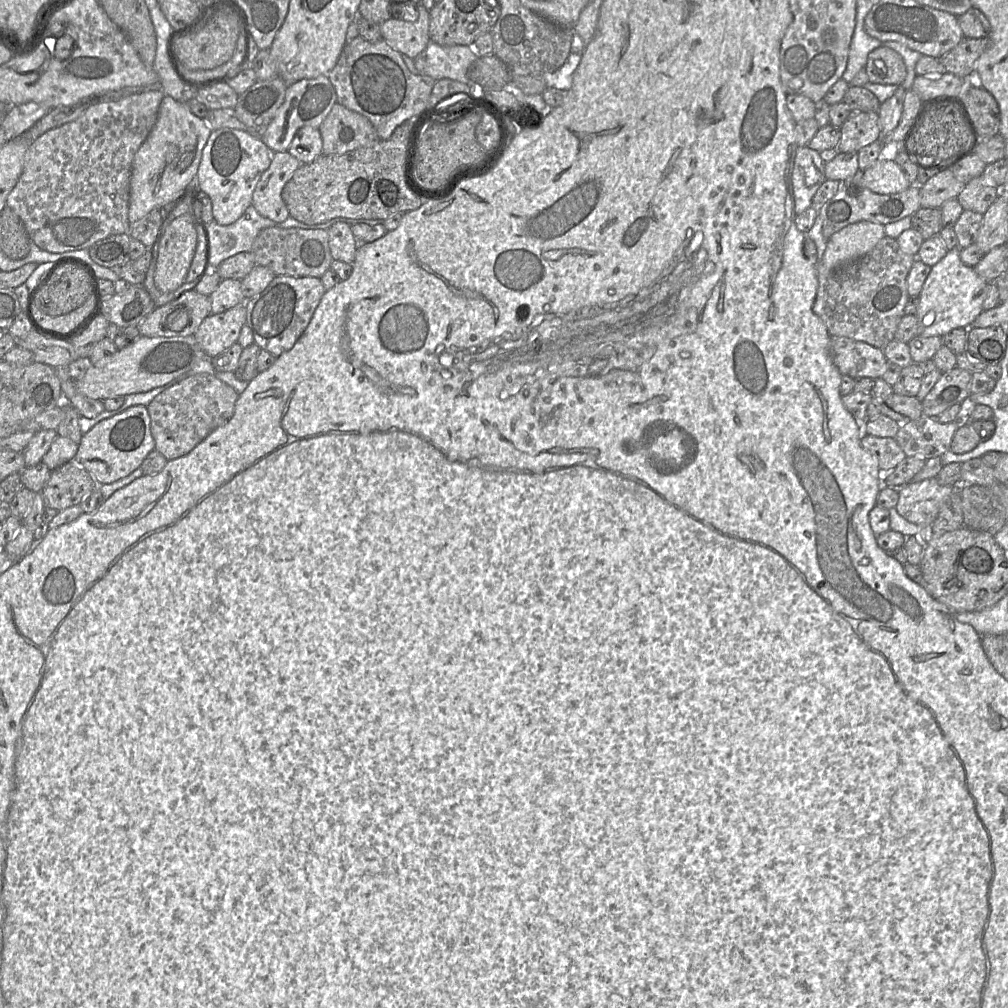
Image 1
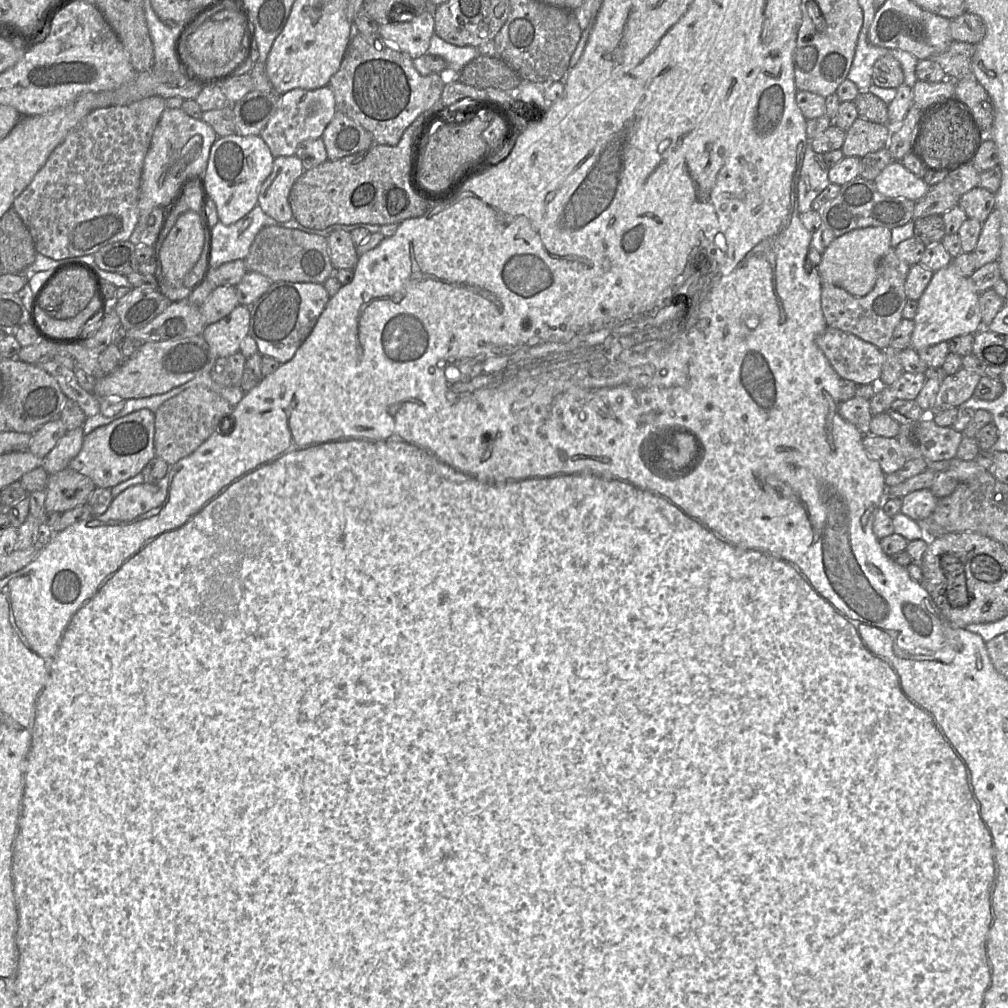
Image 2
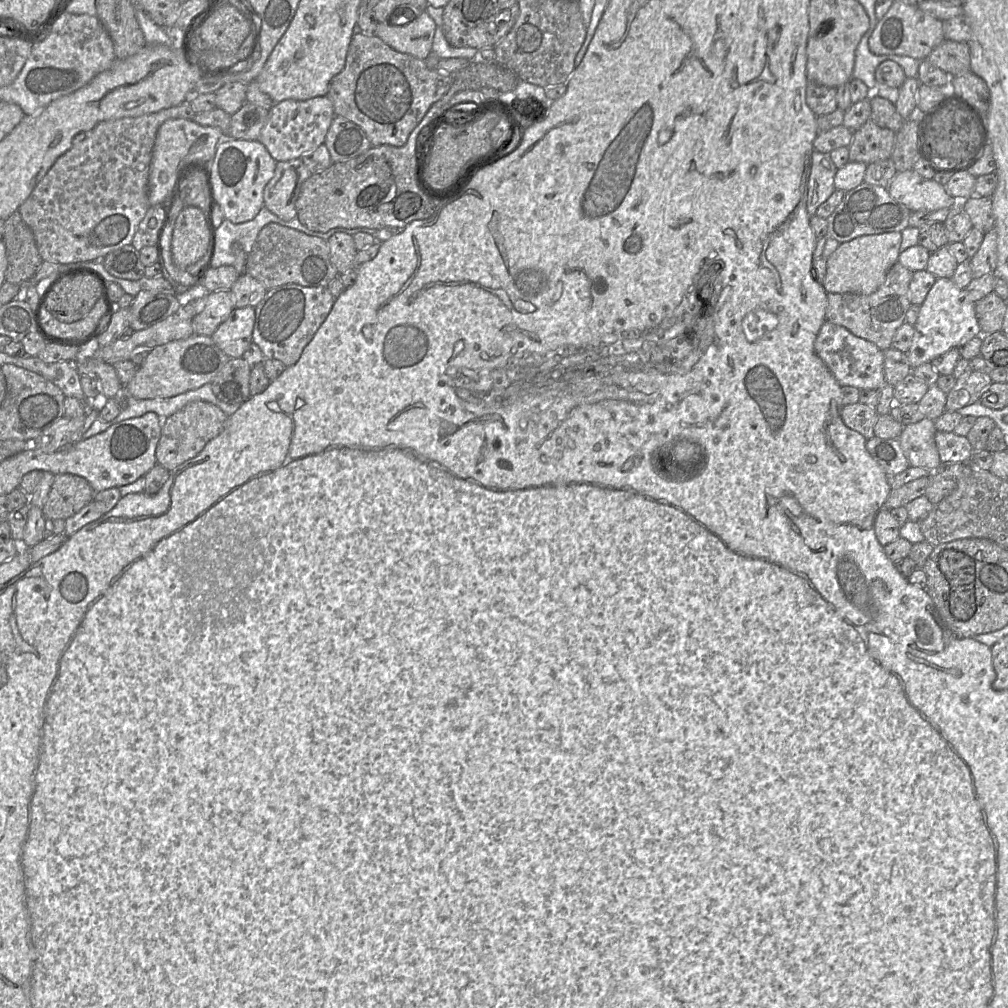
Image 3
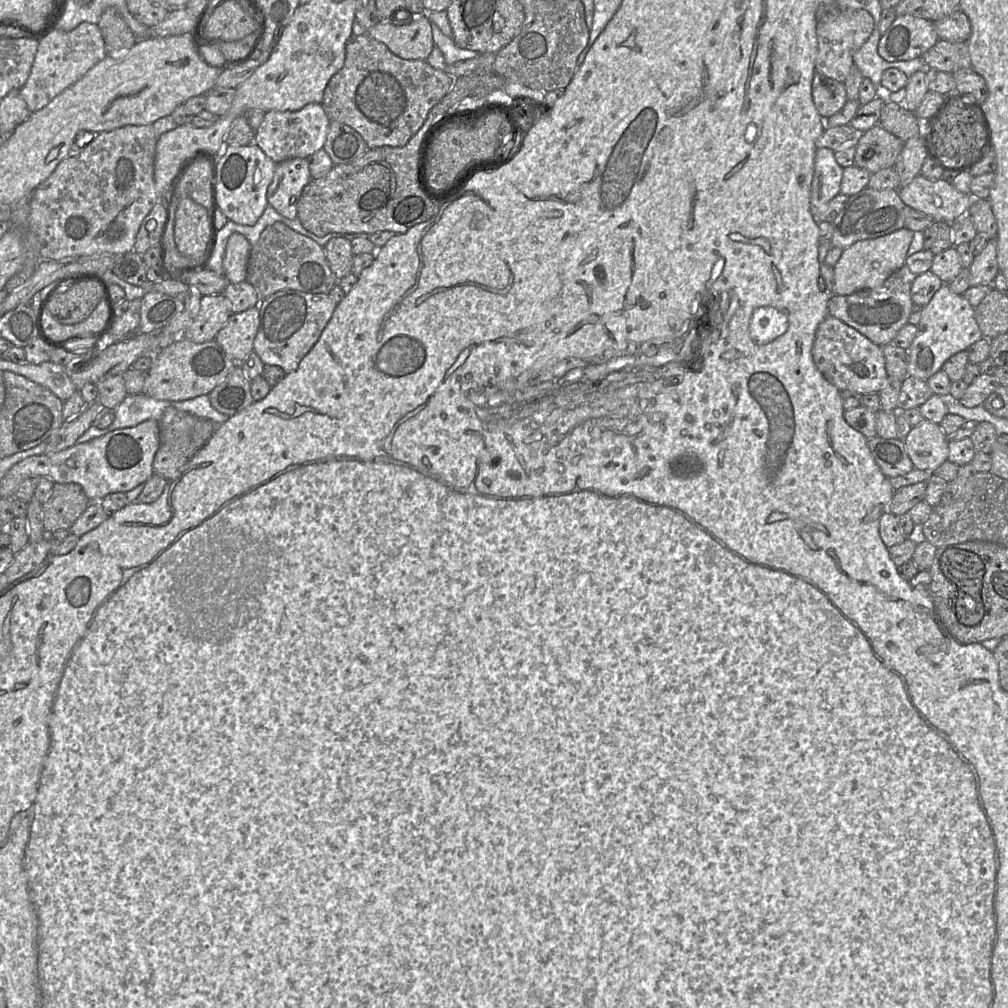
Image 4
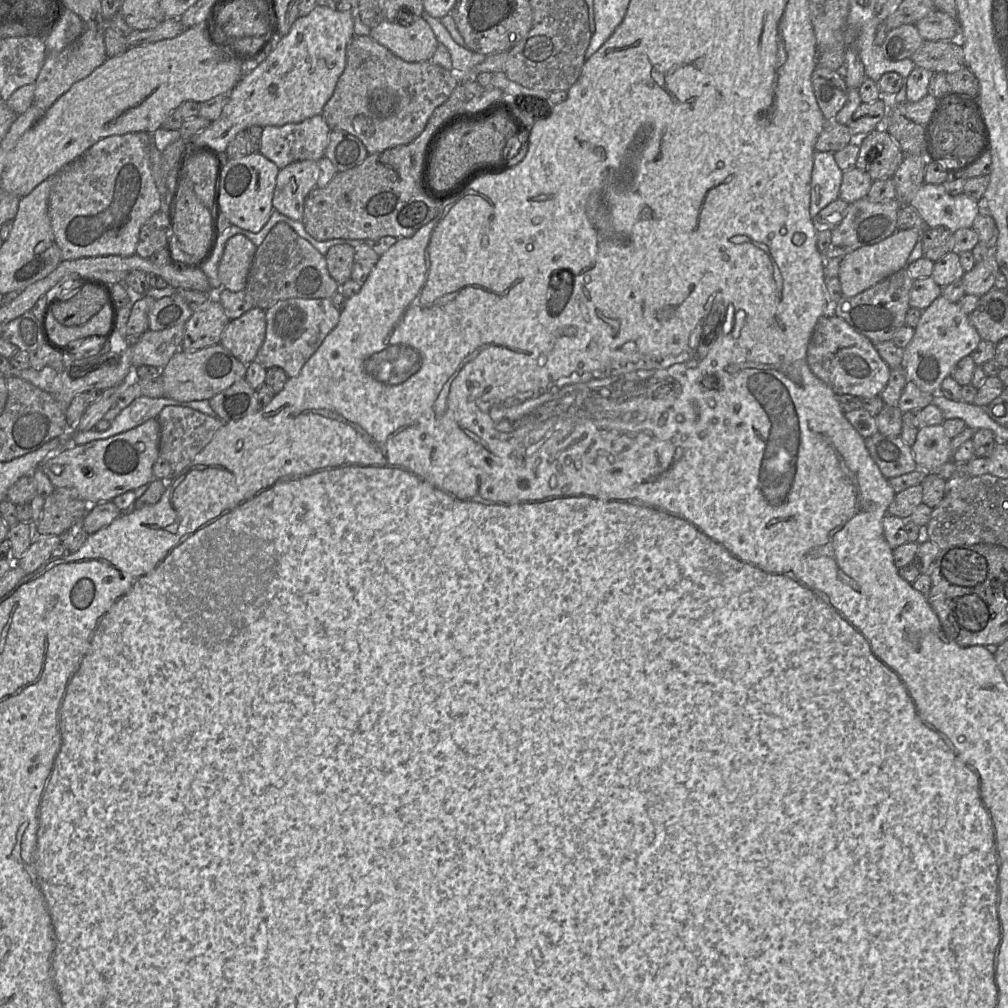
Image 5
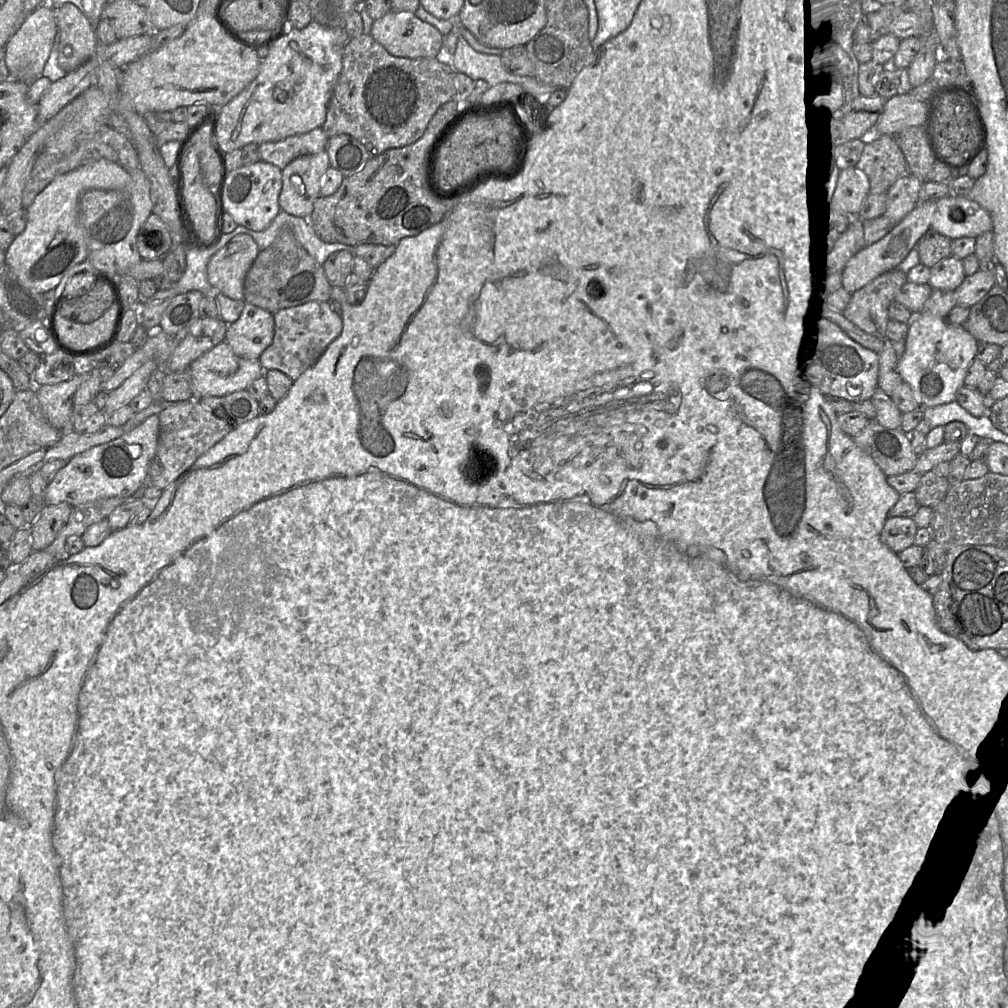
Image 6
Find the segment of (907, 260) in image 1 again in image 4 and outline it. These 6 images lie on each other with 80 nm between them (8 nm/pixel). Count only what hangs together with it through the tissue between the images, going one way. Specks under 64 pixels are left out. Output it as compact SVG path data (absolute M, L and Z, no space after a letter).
M905 265L893 272L882 285L850 295L832 295L828 303L828 315L854 328L876 345L891 343L897 332L908 323L913 307L911 286L916 275Z

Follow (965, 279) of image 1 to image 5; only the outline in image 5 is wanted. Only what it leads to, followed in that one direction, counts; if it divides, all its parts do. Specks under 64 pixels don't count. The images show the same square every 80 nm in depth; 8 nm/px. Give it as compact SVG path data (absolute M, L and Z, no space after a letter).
M940 295L922 311L914 336L904 349L903 370L906 379L922 391L938 394L943 380L951 376L963 357L971 355L981 340L969 316L959 305Z

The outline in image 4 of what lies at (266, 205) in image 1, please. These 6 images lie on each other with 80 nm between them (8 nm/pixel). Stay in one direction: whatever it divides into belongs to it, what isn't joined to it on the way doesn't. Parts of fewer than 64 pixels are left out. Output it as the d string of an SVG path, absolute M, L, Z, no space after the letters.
M295 158L277 163L267 190L268 204L285 218L297 219L300 196L312 179L308 159Z

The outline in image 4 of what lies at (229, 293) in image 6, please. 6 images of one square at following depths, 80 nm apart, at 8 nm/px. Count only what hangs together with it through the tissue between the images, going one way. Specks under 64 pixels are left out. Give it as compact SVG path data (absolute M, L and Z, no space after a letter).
M233 233L227 242L223 274L229 283L240 283L247 280L247 267L252 245L239 233Z

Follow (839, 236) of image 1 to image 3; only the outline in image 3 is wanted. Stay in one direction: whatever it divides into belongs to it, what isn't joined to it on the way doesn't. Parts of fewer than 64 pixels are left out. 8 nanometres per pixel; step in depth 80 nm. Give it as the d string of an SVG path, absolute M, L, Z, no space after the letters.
M901 232L864 235L841 243L826 260L823 288L827 293L869 295L884 282L888 270L898 262L902 241Z

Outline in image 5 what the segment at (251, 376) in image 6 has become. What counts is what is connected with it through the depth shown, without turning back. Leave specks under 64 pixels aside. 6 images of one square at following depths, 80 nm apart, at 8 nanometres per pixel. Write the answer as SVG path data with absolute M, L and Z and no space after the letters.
M219 343L193 352L178 350L160 370L166 398L178 401L209 401L236 381L245 378L247 365Z

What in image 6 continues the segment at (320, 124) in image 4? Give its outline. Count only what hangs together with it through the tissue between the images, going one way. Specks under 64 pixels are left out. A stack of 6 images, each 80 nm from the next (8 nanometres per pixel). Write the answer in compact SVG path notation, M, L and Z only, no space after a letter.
M322 127L310 132L290 136L278 142L265 142L259 145L260 160L283 170L293 160L326 150L329 137Z

